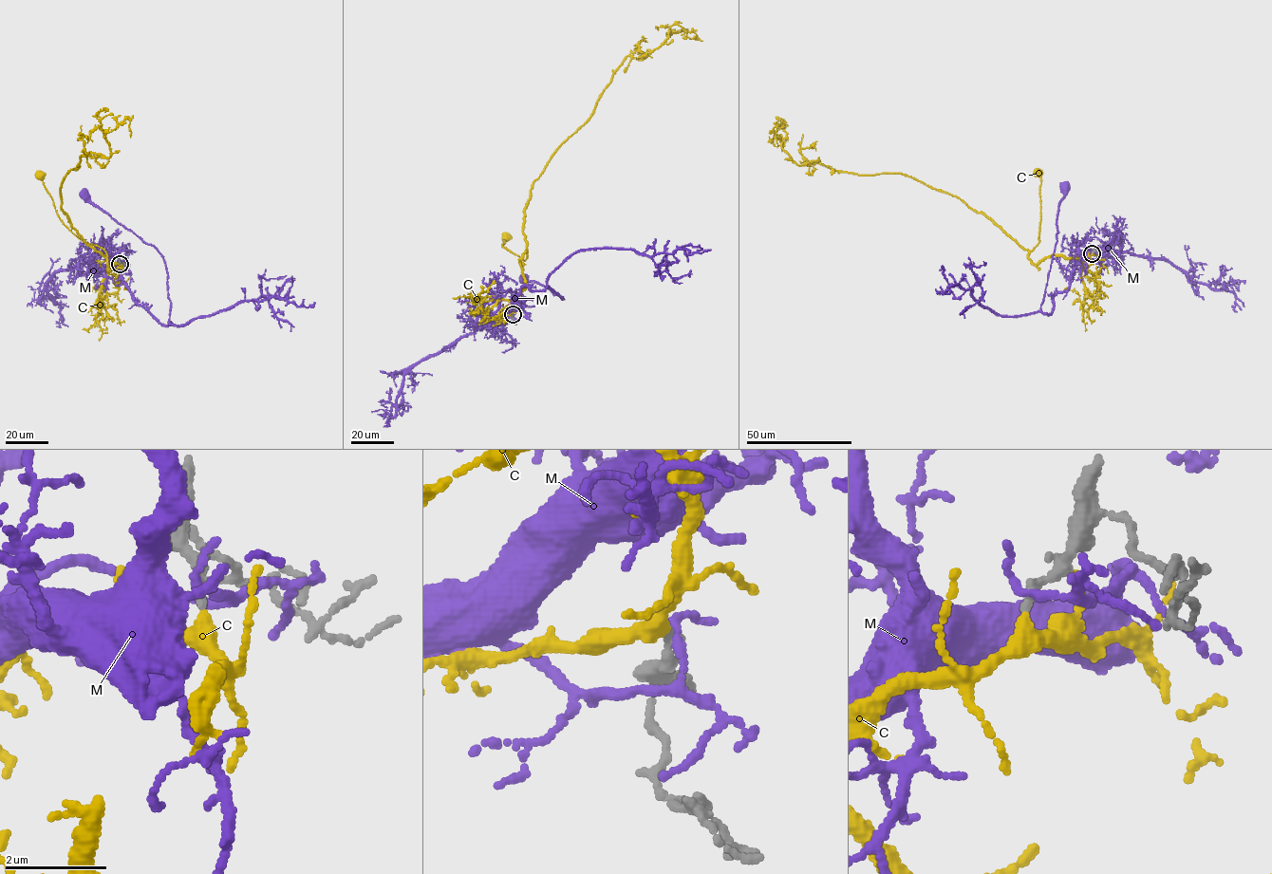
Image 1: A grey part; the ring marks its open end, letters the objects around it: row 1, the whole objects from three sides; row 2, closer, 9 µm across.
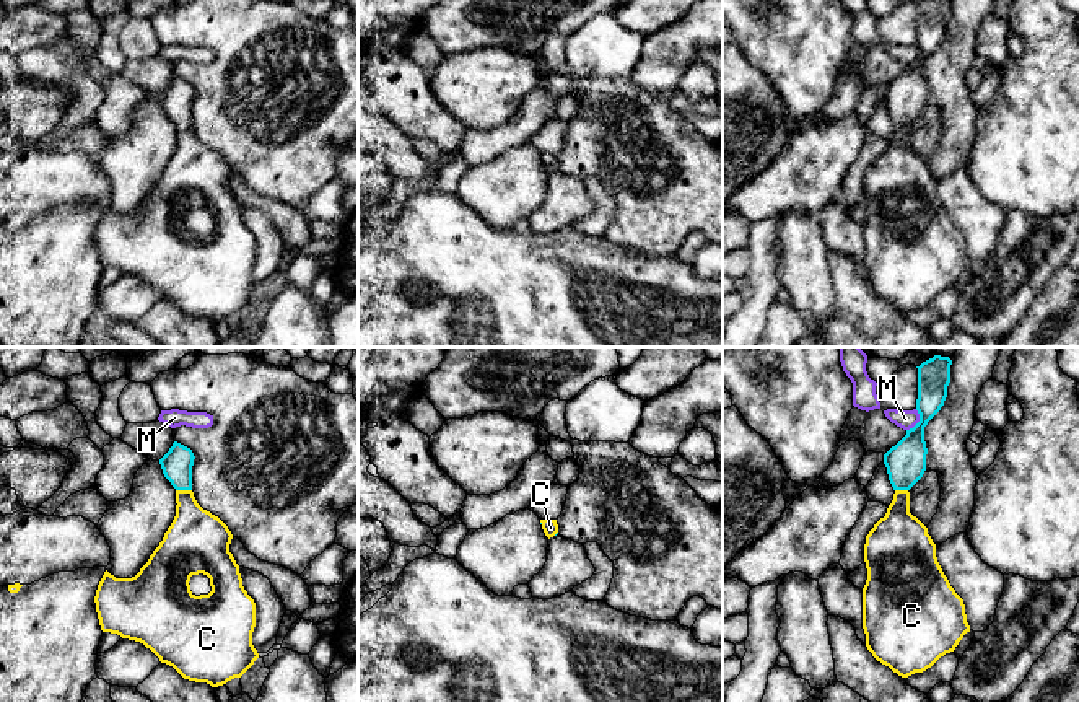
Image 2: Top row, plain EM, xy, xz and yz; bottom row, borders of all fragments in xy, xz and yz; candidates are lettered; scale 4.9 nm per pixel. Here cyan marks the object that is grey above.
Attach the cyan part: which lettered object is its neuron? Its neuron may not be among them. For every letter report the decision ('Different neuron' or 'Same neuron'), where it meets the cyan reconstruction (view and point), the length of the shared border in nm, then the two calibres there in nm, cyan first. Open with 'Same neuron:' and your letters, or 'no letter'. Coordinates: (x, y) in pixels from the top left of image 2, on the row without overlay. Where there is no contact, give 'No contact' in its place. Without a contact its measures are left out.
Same neuron: C
C: Same neuron. Touches cyan at xy (184, 124). Shared border 80 nm. Thickness 150 nm (cyan) against 280 nm
M: Different neuron. Touches cyan at yz (920, 56). Shared border 120 nm. Thickness 200 nm (cyan) against 100 nm

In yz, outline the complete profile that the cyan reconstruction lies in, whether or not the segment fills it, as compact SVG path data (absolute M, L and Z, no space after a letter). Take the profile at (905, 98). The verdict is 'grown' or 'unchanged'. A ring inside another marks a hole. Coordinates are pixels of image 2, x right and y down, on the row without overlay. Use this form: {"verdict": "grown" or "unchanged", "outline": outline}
{"verdict": "grown", "outline": "M920 0L916 46L920 57L884 90L893 135L866 171L867 215L863 223L863 264L872 292L902 313L923 308L941 292L955 285L970 261L963 235L950 222L928 163L910 148L910 124L926 106L924 62L941 46L950 18L950 0Z"}

